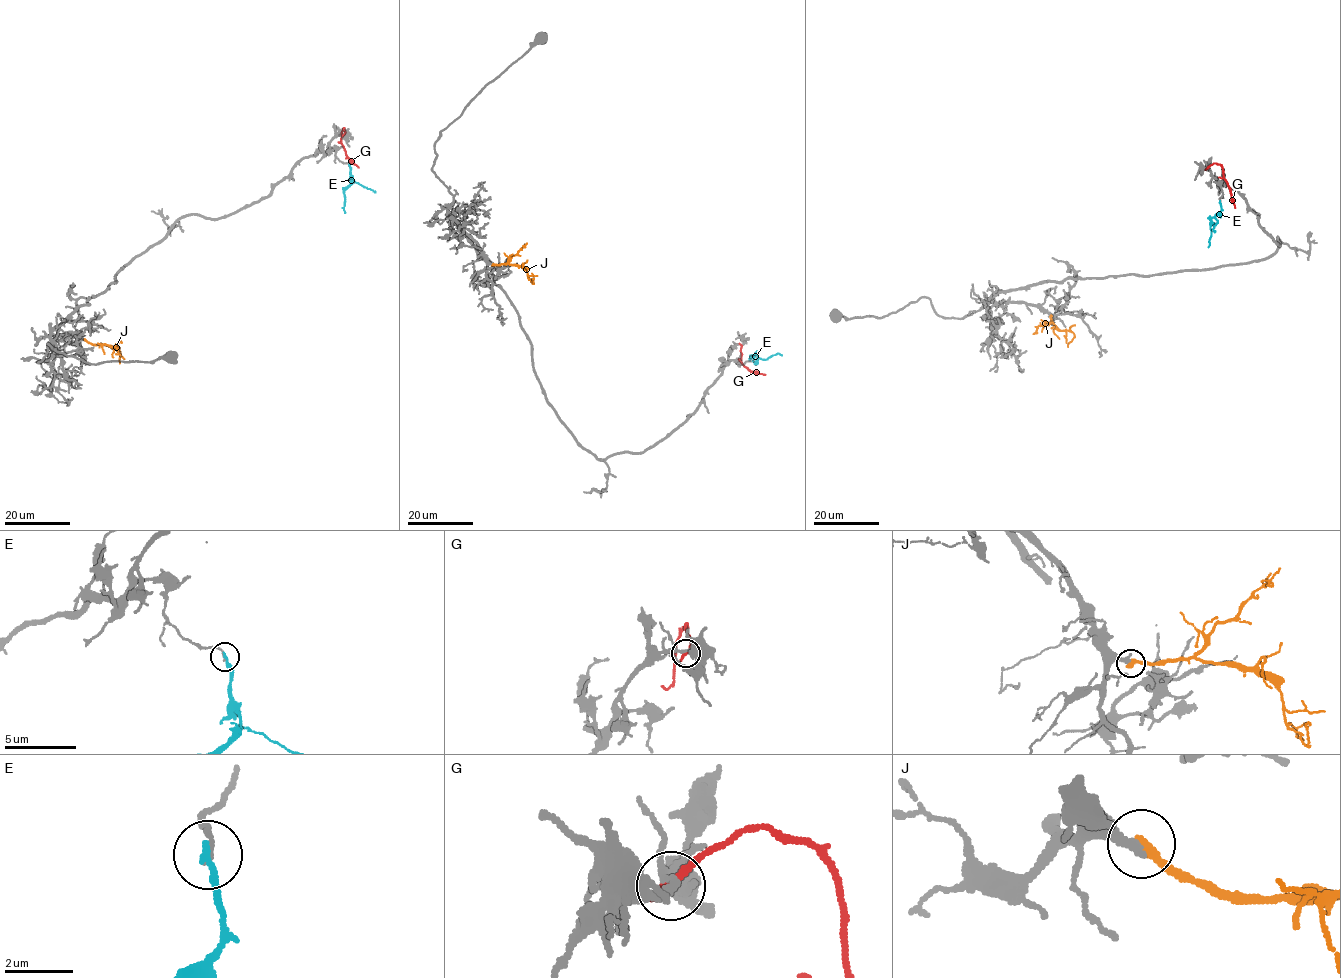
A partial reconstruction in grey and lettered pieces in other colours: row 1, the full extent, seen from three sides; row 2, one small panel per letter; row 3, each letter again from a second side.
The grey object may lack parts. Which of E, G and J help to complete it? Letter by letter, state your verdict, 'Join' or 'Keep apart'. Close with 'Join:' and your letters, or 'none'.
E: Keep apart
G: Keep apart
J: Join
Join: J

